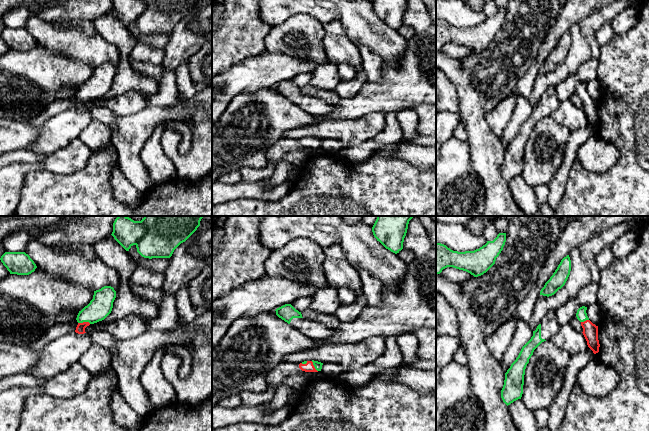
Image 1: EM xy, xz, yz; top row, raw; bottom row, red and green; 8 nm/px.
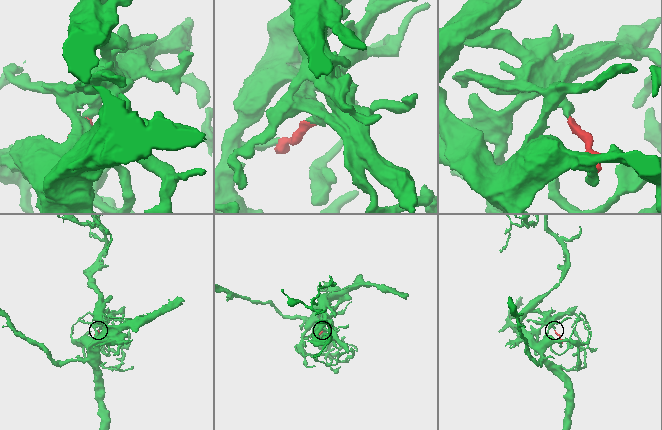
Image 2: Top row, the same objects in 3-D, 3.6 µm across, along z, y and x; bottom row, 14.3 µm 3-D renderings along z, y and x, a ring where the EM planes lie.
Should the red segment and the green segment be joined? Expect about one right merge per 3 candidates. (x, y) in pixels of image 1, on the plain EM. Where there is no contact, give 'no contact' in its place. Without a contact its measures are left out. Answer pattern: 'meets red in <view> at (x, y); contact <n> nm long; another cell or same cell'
meets red in xy at (84, 98); contact 100 nm long; same cell

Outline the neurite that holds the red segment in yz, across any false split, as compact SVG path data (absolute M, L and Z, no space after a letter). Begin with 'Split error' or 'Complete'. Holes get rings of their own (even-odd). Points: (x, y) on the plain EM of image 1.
Split error. M582 82L577 86L576 93L581 98L583 104L583 111L587 117L588 123L594 130L599 128L599 116L598 116L598 102L593 100L586 89L587 83Z

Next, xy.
Split error. M111 62L94 67L93 75L77 91L75 108L84 110L87 102L104 96L111 89L115 74L116 67Z

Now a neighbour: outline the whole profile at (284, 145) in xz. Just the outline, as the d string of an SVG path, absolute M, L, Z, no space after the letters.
M280 138L267 152L266 163L278 163L282 157L294 150L302 151L307 158L316 155L328 154L322 147L305 148L299 144L299 140L291 138Z

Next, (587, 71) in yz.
M591 57L582 63L575 73L569 75L562 82L557 83L555 89L559 101L570 99L576 93L577 86L580 83L587 83L588 81L597 79L598 65L598 59Z

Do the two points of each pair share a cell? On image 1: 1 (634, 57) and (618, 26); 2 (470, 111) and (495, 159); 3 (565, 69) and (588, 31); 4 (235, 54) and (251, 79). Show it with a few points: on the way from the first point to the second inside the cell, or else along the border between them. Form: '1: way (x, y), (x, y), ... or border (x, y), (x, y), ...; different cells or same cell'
1: border (638, 17), (635, 24), (626, 32), (615, 35); different cells
2: way (475, 123), (485, 147); same cell
3: border (578, 22), (590, 49), (591, 56); different cells
4: border (262, 52), (235, 62), (222, 71); different cells

